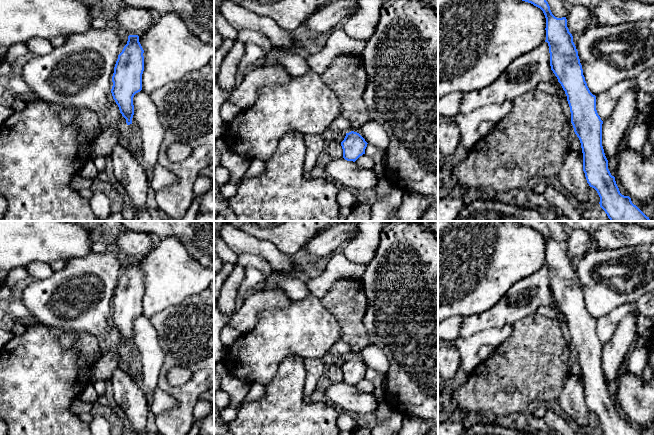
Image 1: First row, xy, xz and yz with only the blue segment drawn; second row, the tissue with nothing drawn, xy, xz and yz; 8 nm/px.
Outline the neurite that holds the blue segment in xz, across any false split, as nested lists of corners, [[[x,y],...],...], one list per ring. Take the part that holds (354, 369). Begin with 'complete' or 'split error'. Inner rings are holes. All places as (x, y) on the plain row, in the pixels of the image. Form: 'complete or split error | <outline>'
complete | [[[354,355],[346,357],[344,364],[341,366],[343,382],[347,385],[355,386],[360,380],[365,378],[367,368],[359,357]]]

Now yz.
complete | [[[515,221],[522,225],[533,228],[540,232],[546,242],[546,264],[549,270],[551,294],[561,308],[571,336],[571,347],[574,356],[580,364],[583,377],[583,395],[587,407],[594,412],[600,421],[600,431],[604,435],[641,435],[634,429],[629,420],[620,417],[615,401],[608,393],[608,384],[602,370],[602,348],[600,340],[596,334],[596,320],[593,319],[585,305],[582,289],[578,280],[578,275],[573,266],[573,260],[567,251],[566,241],[557,242],[551,234],[544,221]]]

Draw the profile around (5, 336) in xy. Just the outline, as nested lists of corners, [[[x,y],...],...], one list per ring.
[[[0,329],[0,349],[13,338],[12,332],[6,332]]]

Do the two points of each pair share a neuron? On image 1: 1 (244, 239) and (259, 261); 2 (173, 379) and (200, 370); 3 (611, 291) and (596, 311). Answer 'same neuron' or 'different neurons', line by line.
1: different neurons
2: different neurons
3: same neuron

